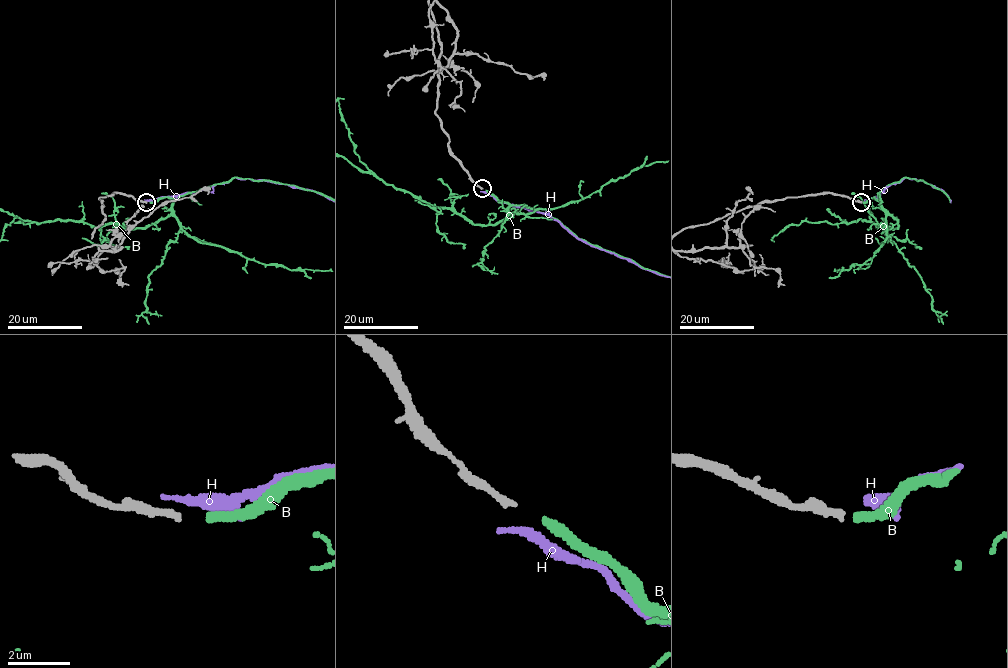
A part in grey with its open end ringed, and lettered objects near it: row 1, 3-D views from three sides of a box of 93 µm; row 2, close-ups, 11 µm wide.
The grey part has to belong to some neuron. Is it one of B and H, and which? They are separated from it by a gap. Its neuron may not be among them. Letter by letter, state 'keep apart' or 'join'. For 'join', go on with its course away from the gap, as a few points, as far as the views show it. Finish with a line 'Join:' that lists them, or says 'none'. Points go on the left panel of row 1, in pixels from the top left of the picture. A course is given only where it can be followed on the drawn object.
B: join
H: keep apart
Join: B

